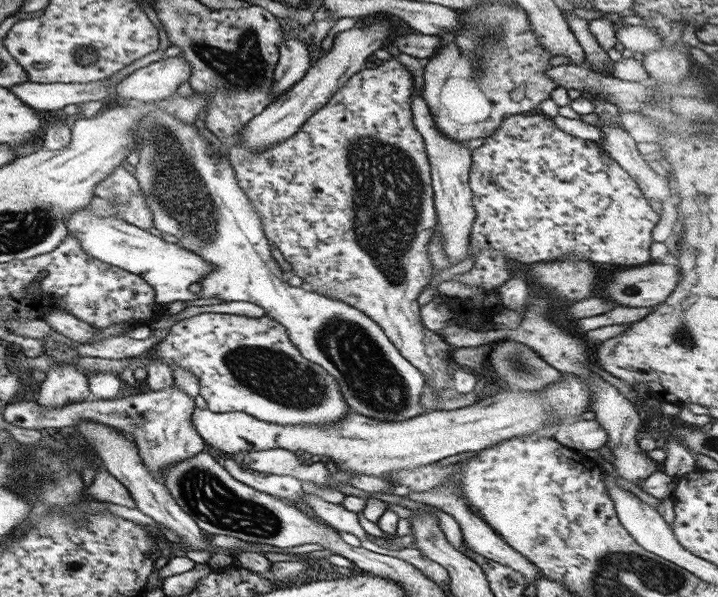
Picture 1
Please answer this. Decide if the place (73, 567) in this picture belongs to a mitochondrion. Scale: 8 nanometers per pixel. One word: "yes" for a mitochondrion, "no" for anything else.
no

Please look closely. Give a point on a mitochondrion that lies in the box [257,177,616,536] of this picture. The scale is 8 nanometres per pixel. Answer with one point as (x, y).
(374, 382)

